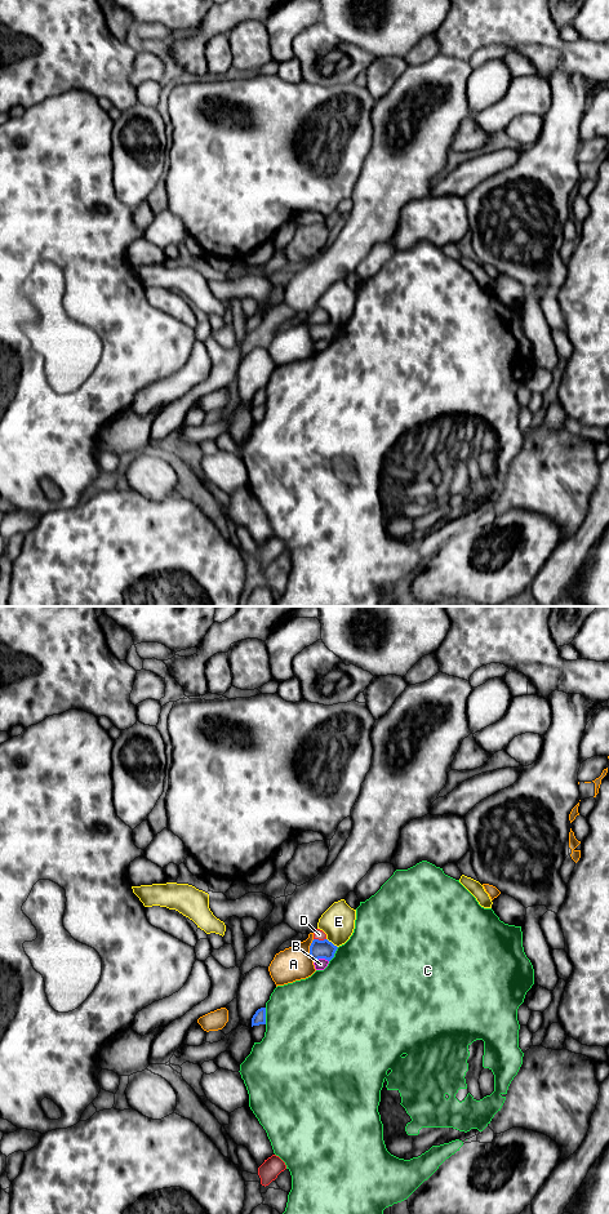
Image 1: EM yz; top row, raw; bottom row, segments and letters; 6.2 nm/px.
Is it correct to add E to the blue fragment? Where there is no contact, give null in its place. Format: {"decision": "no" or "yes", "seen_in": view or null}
{"decision": "no", "seen_in": "yz"}

